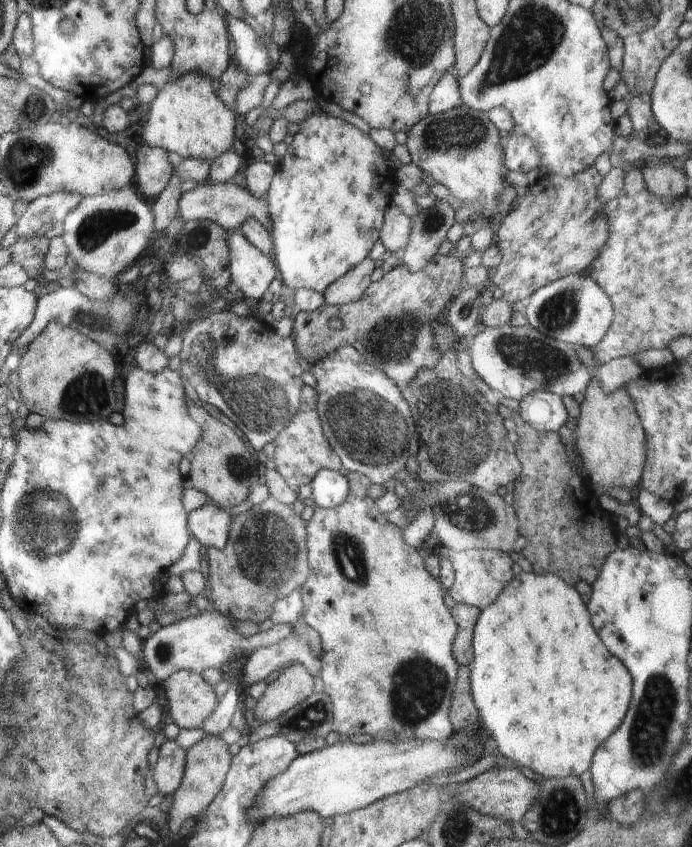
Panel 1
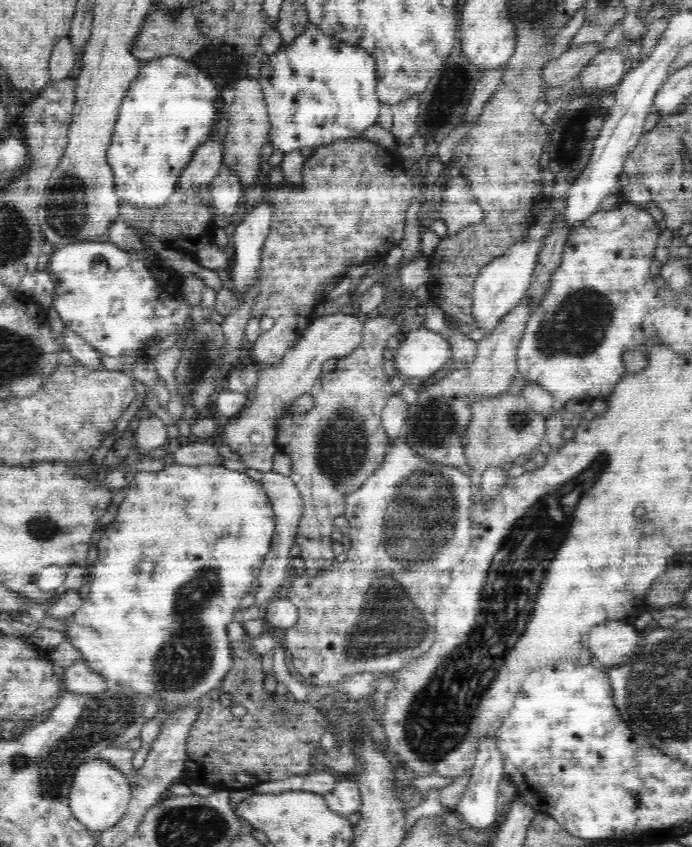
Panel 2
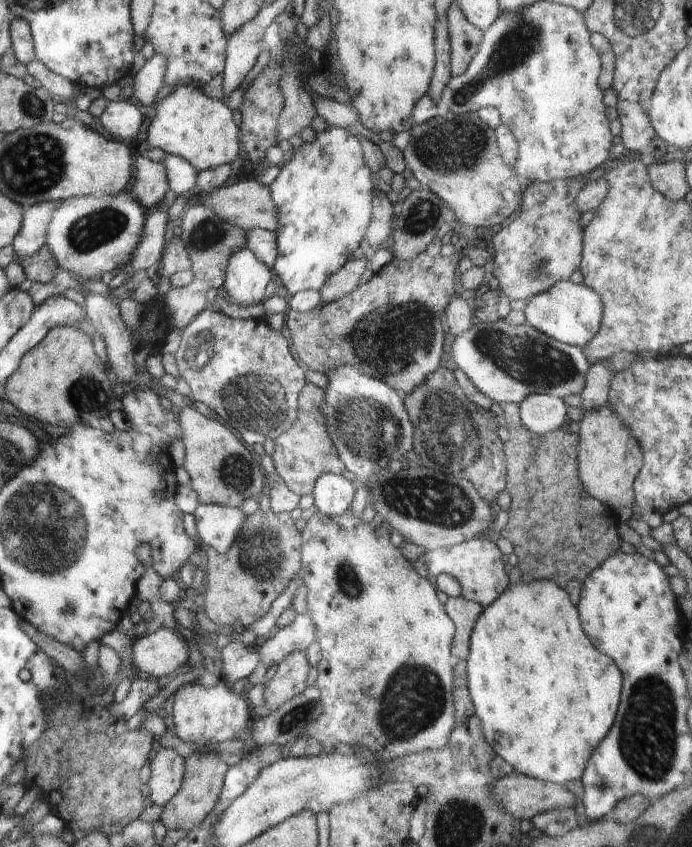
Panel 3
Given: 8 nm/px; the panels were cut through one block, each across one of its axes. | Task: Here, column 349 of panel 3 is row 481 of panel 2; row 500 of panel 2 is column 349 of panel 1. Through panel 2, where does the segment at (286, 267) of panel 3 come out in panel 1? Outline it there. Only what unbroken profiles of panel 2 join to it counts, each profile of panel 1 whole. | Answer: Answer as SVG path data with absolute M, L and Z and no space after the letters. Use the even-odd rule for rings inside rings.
M333 110L314 113L300 124L282 157L267 192L272 219L272 258L281 280L292 290L307 288L323 293L330 284L368 258L378 240L385 210L398 186L397 167L390 166L368 133L360 131Z

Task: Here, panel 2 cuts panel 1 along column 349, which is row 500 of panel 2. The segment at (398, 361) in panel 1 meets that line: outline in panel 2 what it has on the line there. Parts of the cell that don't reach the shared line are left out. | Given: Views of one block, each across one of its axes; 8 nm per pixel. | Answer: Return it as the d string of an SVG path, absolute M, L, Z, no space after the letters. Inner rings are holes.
M394 317L363 318L359 347L341 357L333 370L323 372L312 384L309 393L315 401L312 409L278 420L276 445L280 452L290 456L290 478L305 502L295 543L300 546L299 557L305 564L305 574L310 577L318 576L341 558L336 557L332 549L330 534L334 519L345 513L346 495L360 488L380 468L386 456L388 435L380 416L392 397L392 390L384 373L384 359L388 353L386 341L390 336L400 336L399 332L398 320Z

